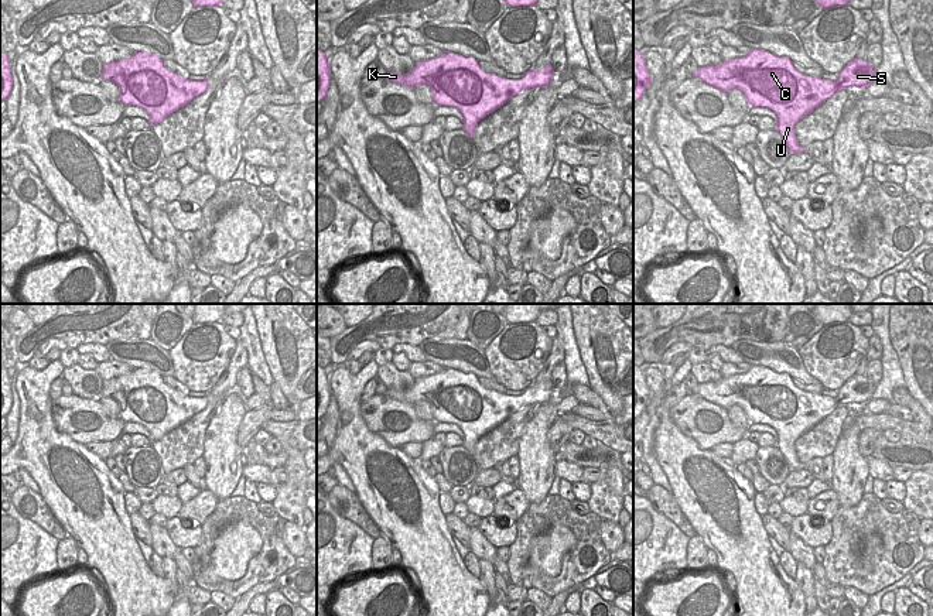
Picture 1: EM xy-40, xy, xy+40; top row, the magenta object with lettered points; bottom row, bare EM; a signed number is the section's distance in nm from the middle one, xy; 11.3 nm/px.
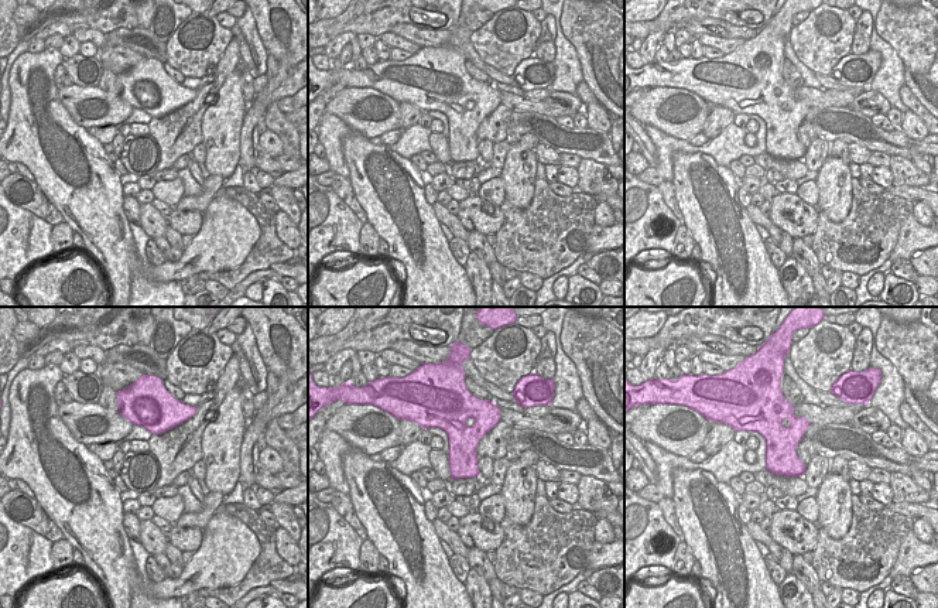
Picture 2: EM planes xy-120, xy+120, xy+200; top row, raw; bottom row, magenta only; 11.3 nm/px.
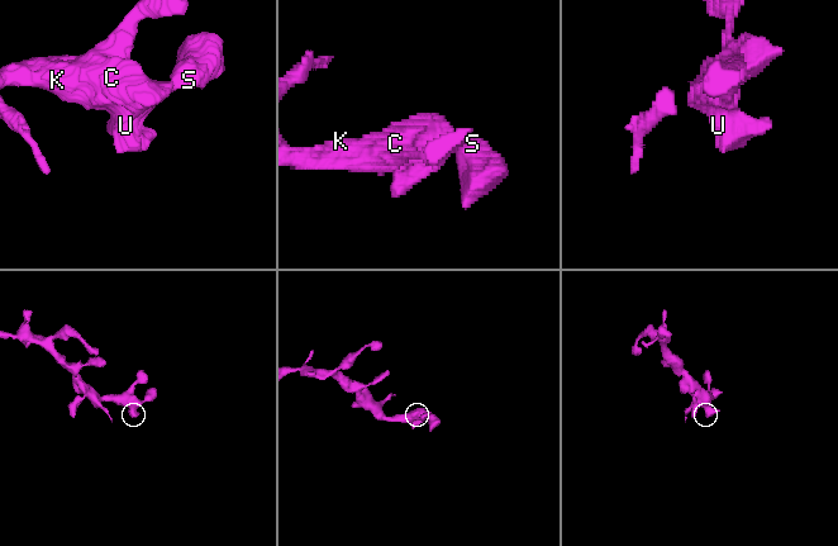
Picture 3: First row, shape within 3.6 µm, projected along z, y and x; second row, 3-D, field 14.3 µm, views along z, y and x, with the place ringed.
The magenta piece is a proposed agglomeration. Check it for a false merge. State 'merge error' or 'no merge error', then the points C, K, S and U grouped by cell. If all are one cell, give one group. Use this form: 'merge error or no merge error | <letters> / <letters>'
no merge error | C K S U

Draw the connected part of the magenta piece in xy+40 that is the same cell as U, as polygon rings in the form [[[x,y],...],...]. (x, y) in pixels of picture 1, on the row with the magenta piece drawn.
[[[751,49],[744,58],[698,68],[693,78],[722,92],[738,89],[751,107],[766,107],[778,117],[778,126],[790,154],[804,148],[794,134],[794,124],[830,99],[837,90],[872,83],[876,69],[867,59],[854,58],[838,73],[837,81],[797,72],[787,57],[763,49]]]

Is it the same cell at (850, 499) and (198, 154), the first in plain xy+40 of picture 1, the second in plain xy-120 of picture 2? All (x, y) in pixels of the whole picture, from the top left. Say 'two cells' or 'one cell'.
two cells

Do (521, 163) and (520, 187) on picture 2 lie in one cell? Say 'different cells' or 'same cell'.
same cell

